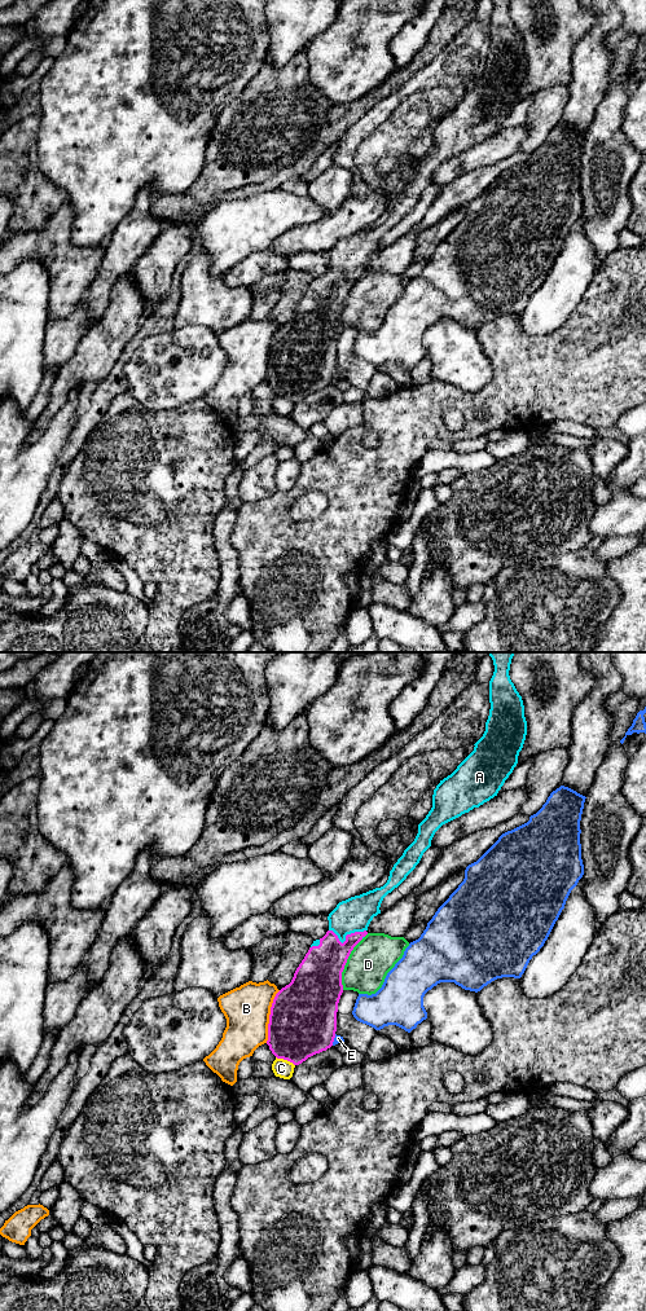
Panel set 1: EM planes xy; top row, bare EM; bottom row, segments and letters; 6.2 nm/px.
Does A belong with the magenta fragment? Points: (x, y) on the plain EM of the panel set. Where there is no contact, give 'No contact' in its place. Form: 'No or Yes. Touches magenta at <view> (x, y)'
Yes. Touches magenta at xy (346, 275)

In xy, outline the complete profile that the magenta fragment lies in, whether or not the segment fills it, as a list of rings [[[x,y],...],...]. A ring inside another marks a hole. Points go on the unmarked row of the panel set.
[[[493,0],[485,69],[474,88],[434,127],[432,145],[387,220],[339,239],[328,254],[326,272],[313,278],[291,320],[276,331],[267,382],[277,396],[299,402],[333,383],[342,309],[353,285],[368,272],[370,259],[381,251],[383,236],[416,206],[443,162],[497,133],[517,104],[527,58],[522,34],[509,13],[510,1]]]

